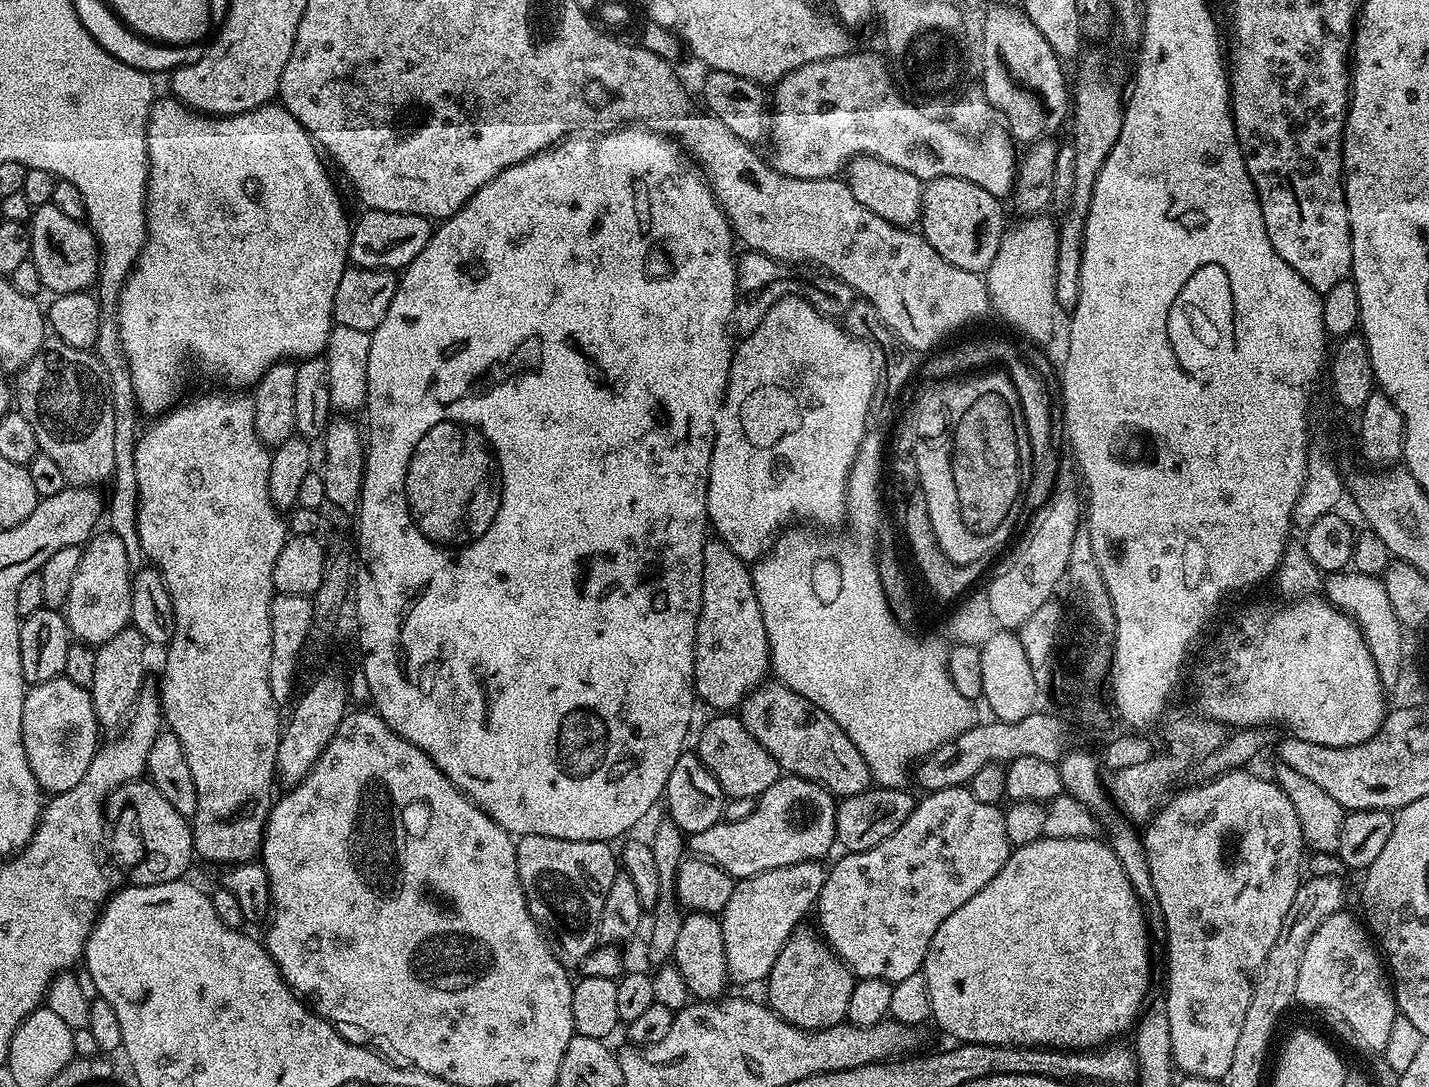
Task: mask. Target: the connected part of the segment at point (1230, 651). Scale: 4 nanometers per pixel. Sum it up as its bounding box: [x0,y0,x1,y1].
[1192,595,1386,746]

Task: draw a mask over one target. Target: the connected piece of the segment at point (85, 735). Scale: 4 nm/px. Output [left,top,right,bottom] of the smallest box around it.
[22,676,98,793]

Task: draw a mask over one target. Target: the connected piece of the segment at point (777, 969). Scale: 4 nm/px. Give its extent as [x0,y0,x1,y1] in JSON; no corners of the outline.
[766,931,857,1032]

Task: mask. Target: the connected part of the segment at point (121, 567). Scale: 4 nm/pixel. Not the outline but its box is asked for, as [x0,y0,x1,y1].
[66,530,134,646]

